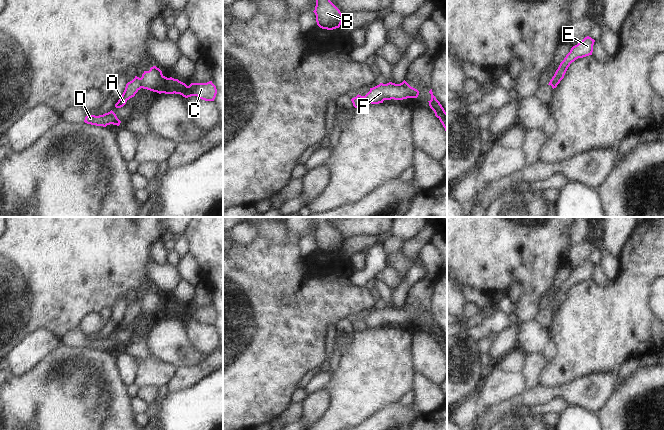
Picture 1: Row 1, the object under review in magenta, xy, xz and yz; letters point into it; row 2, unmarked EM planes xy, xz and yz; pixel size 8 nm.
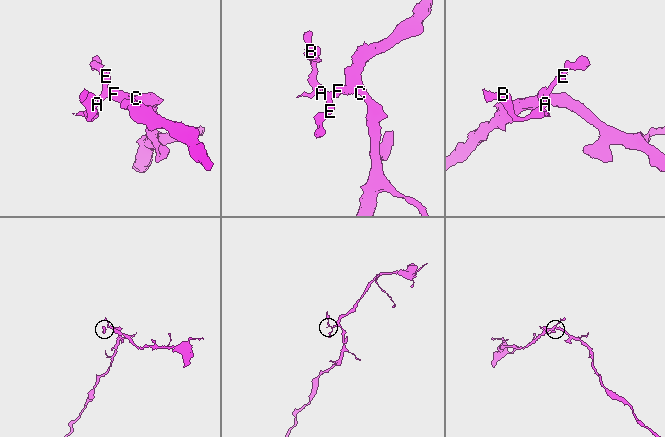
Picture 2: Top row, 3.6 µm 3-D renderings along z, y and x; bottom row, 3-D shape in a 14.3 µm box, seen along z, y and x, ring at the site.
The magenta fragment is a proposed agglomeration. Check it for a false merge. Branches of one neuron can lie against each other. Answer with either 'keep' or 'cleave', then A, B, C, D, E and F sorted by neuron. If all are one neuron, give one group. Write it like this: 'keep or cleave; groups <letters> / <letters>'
cleave; groups A B D E / C F

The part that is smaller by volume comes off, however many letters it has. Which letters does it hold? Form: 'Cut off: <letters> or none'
Cut off: A, B, D, E

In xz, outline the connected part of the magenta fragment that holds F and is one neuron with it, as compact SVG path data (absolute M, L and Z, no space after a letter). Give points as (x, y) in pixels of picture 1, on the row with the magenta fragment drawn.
M405 80L400 84L389 82L370 88L370 91L364 96L367 103L379 104L384 100L403 100L407 98L417 98L419 91L411 87Z

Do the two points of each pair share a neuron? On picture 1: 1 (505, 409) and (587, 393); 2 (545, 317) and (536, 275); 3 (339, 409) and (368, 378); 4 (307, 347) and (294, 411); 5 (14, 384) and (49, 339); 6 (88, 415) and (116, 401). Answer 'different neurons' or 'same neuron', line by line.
1: same neuron
2: different neurons
3: same neuron
4: different neurons
5: different neurons
6: same neuron

